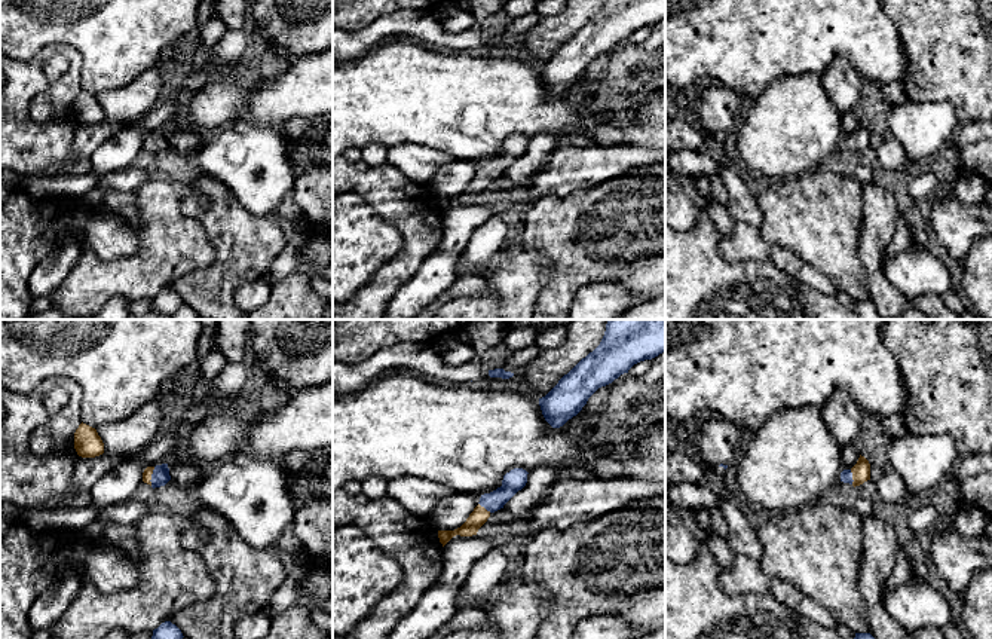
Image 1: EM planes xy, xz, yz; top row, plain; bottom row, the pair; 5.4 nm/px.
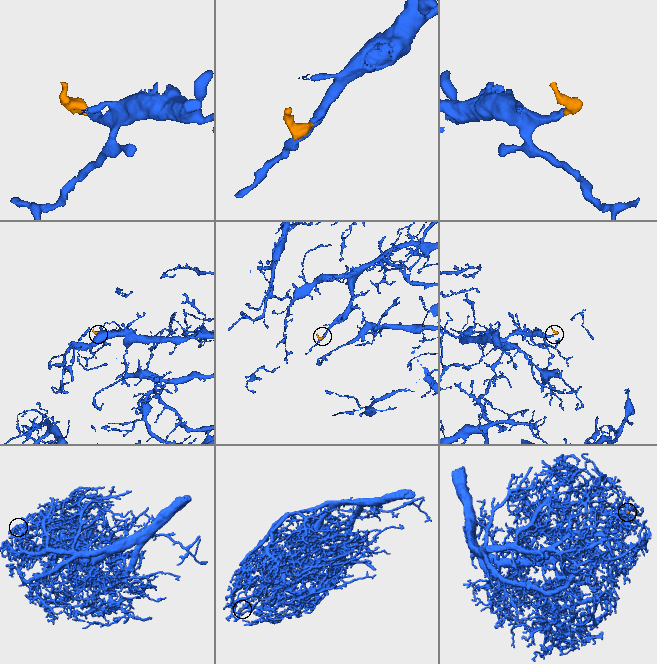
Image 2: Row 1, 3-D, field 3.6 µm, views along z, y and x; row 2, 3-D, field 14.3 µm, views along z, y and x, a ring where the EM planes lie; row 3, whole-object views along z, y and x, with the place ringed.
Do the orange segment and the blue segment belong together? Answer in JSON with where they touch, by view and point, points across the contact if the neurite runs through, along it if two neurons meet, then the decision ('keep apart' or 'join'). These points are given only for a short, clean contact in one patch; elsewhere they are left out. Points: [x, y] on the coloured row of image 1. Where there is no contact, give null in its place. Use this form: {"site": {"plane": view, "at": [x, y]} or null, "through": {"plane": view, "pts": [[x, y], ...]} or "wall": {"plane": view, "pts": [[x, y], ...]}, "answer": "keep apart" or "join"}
{"site": {"plane": "xy", "at": [150, 476]}, "through": {"plane": "xy", "pts": [[147, 473], [150, 476], [161, 476]]}, "answer": "join"}

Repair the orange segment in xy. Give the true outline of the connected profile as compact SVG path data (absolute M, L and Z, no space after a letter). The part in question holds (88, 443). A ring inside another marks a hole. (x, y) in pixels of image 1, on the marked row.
M82 422L74 432L74 449L82 458L95 458L104 453L104 443L95 428Z

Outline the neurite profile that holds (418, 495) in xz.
M397 477L388 480L386 496L397 499L416 516L429 517L434 507L453 493L447 484L420 477Z

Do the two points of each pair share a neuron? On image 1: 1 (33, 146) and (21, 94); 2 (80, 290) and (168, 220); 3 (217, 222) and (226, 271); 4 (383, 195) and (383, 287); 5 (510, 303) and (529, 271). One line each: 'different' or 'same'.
1: same
2: same
3: same
4: same
5: same

